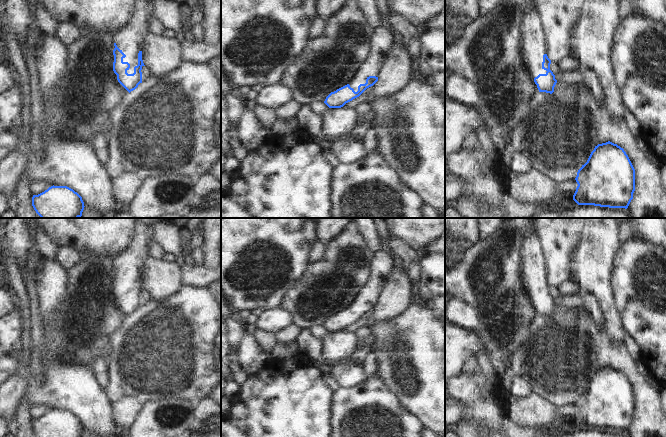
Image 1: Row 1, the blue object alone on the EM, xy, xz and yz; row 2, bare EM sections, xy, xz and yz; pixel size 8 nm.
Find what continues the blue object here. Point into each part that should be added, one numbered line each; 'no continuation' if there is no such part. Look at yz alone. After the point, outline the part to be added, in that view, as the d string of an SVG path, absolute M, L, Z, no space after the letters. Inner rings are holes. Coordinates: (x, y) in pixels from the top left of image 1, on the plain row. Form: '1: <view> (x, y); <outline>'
1: yz (534, 266); M534 218L531 220L534 232L522 247L521 273L531 299L535 302L539 298L546 298L547 296L542 292L543 279L547 278L547 262L536 232Z

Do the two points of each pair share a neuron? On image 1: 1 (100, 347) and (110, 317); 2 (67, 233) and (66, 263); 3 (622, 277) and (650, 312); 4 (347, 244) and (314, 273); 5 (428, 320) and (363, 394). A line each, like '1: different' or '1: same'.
1: same
2: different
3: same
4: same
5: different

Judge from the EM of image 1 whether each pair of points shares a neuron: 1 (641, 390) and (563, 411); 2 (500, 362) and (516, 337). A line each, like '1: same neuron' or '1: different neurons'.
1: different neurons
2: same neuron

